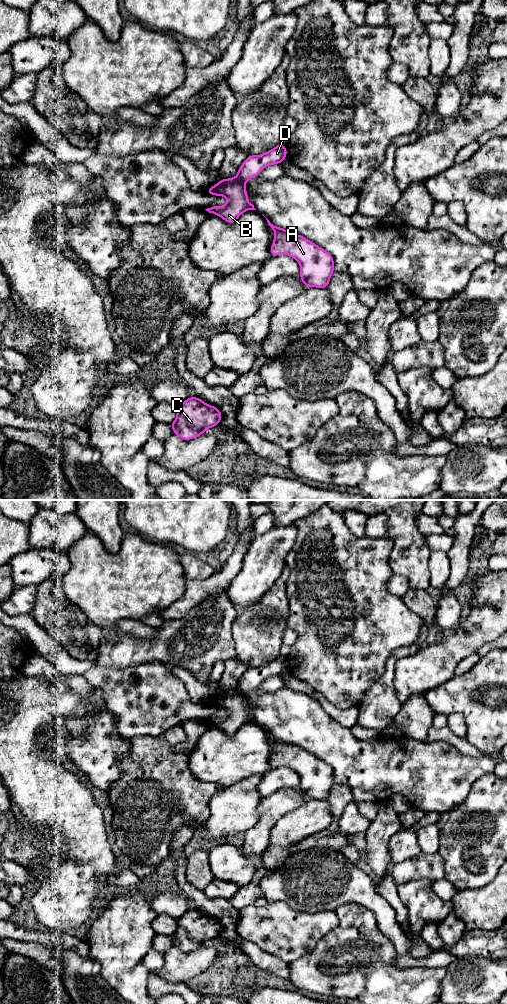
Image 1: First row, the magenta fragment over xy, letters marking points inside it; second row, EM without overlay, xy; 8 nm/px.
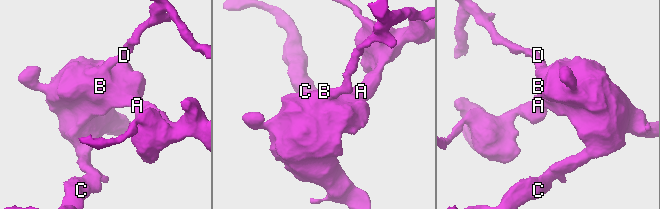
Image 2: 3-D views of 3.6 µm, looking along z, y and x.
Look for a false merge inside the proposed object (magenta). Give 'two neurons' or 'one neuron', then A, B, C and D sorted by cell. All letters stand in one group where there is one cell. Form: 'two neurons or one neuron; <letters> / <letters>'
two neurons; A B C / D

